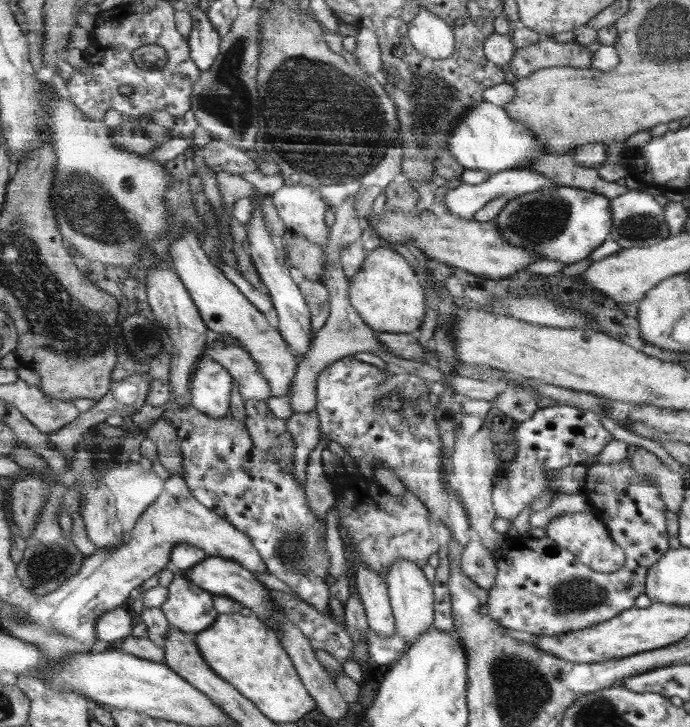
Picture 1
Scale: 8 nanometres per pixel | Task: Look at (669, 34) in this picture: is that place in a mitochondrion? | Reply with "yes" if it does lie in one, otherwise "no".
yes

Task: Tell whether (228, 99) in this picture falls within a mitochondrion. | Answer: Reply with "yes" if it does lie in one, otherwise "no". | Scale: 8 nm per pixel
yes

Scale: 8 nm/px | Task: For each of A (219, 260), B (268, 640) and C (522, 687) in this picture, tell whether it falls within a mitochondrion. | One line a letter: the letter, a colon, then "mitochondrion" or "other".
A: other
B: other
C: mitochondrion

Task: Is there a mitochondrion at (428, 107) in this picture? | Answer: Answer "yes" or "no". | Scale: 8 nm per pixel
yes

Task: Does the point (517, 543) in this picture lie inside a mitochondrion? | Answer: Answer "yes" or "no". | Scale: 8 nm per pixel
no

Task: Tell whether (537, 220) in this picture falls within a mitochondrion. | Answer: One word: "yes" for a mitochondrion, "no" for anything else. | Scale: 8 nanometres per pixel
yes

